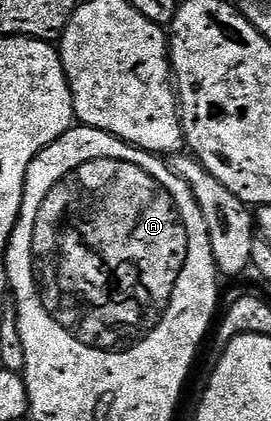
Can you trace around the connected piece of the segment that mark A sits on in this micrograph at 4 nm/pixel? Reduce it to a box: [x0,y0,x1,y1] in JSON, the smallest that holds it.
[30,157,190,354]

